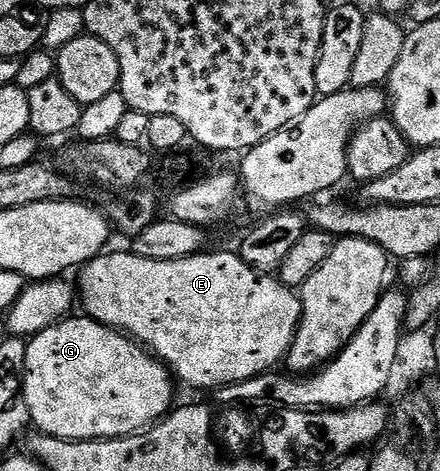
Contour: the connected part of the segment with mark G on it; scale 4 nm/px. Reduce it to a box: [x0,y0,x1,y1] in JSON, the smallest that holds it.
[22,314,175,440]

